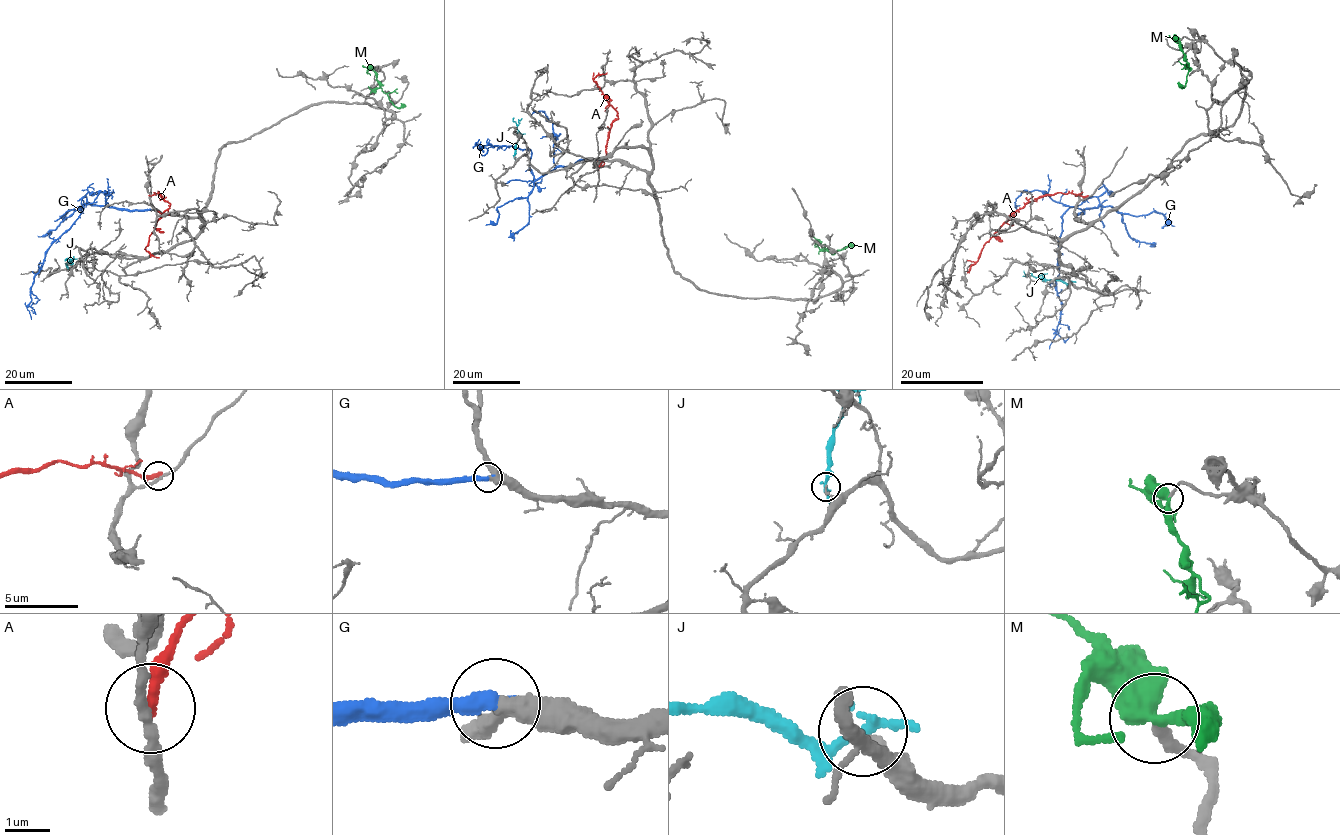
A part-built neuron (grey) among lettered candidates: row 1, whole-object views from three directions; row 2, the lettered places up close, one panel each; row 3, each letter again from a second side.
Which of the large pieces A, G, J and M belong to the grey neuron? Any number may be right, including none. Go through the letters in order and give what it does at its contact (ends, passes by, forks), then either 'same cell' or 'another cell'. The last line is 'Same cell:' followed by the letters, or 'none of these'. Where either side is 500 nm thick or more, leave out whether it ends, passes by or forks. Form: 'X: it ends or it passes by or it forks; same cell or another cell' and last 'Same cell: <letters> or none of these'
A: it ends; another cell
G: it ends; same cell
J: it passes by; another cell
M: it passes by; same cell
Same cell: G, M

